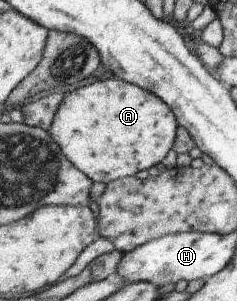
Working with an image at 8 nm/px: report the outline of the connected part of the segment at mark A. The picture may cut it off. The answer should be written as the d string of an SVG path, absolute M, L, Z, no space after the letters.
M114 76L68 92L49 132L78 169L107 184L162 163L174 147L178 127L177 114L158 94Z

